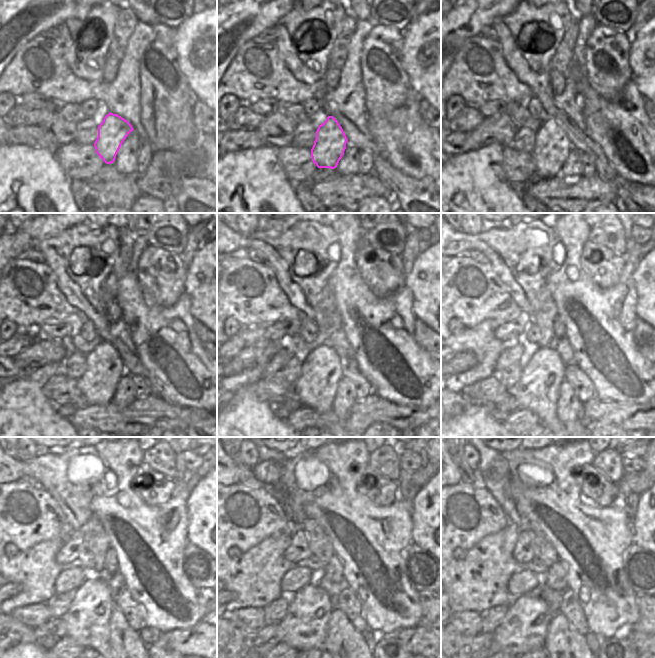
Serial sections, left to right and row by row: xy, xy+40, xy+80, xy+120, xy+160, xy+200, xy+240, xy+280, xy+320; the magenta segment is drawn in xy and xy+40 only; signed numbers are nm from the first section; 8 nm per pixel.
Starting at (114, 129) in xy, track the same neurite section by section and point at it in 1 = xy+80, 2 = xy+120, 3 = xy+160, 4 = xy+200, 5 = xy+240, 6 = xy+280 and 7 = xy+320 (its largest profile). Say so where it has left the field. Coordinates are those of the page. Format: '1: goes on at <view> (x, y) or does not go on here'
1: goes on at xy+80 (552, 145)
2: goes on at xy+120 (104, 368)
3: goes on at xy+160 (316, 387)
4: goes on at xy+200 (538, 389)
5: goes on at xy+240 (87, 620)
6: goes on at xy+280 (304, 626)
7: goes on at xy+320 (524, 627)

